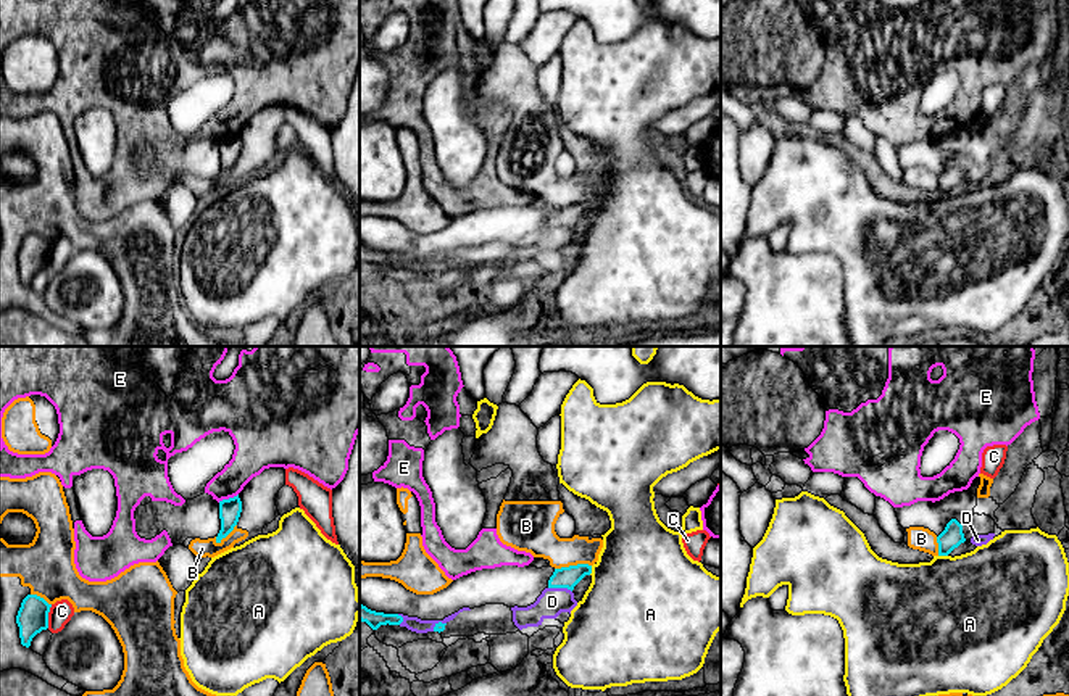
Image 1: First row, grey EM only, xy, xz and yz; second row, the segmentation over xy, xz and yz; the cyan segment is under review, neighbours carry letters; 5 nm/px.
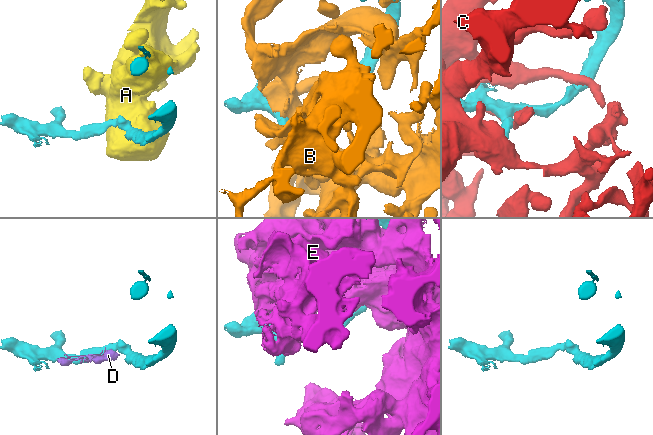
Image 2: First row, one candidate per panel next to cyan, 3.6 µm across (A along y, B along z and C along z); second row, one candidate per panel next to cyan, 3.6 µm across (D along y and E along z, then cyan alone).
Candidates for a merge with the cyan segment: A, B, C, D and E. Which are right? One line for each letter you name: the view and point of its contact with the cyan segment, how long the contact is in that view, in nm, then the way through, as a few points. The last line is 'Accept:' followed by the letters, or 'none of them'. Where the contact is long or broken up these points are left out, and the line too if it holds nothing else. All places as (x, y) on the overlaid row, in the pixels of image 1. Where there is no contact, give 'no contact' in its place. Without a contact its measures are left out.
D: contact xz (560, 587); length 120 nm
Accept: D

